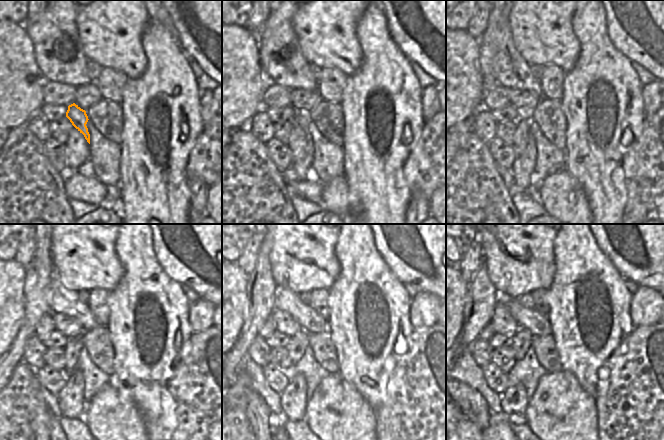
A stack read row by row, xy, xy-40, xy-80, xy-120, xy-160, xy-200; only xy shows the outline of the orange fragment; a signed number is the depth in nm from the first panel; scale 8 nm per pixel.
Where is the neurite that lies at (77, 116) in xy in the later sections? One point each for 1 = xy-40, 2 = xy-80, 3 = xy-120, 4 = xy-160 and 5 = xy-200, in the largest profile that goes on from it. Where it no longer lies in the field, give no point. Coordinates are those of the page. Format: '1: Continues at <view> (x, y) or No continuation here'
1: Continues at xy-40 (299, 169)
2: Continues at xy-80 (523, 165)
3: Continues at xy-120 (71, 399)
4: Continues at xy-160 (293, 399)
5: Continues at xy-200 (514, 401)

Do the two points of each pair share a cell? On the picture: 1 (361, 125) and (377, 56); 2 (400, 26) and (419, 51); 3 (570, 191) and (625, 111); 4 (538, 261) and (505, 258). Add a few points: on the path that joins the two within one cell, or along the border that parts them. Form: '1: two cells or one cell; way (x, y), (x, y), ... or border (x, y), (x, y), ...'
1: one cell; way (363, 108), (366, 93), (377, 82), (377, 73)
2: one cell; way (404, 32), (417, 45)
3: two cells; border (565, 169), (581, 186), (588, 202)
4: one cell; way (530, 262), (523, 264), (513, 260)

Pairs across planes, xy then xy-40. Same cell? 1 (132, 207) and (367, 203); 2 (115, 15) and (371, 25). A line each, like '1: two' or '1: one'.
1: one
2: two

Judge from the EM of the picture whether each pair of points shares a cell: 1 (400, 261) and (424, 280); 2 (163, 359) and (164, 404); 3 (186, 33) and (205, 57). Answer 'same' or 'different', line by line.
1: same
2: same
3: same

